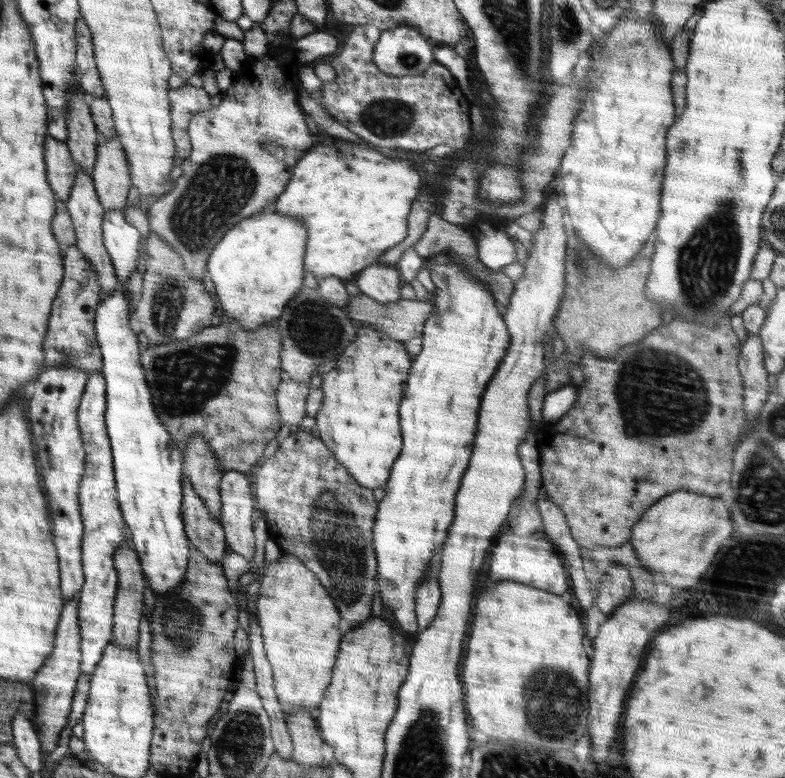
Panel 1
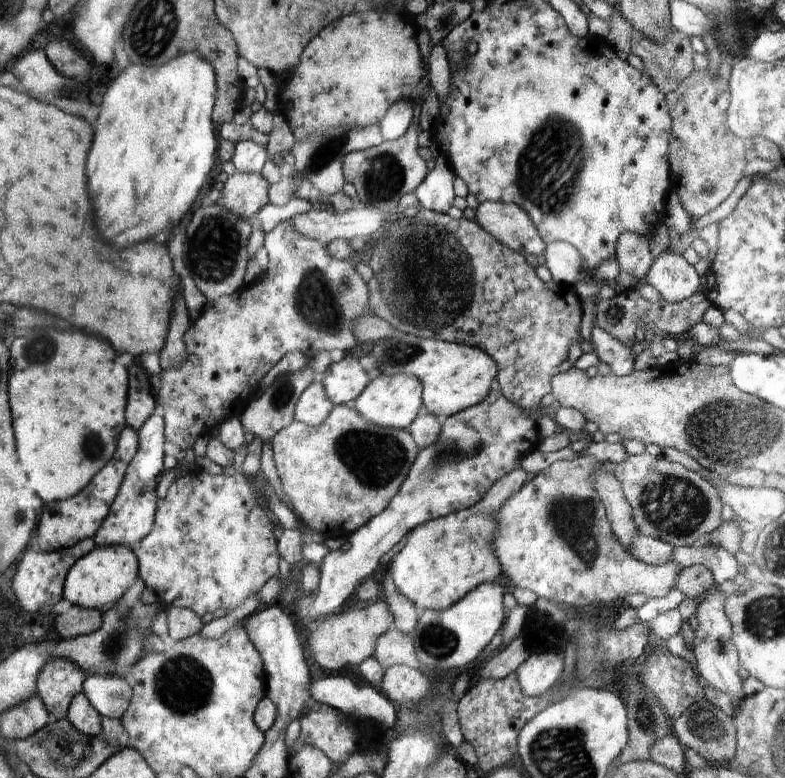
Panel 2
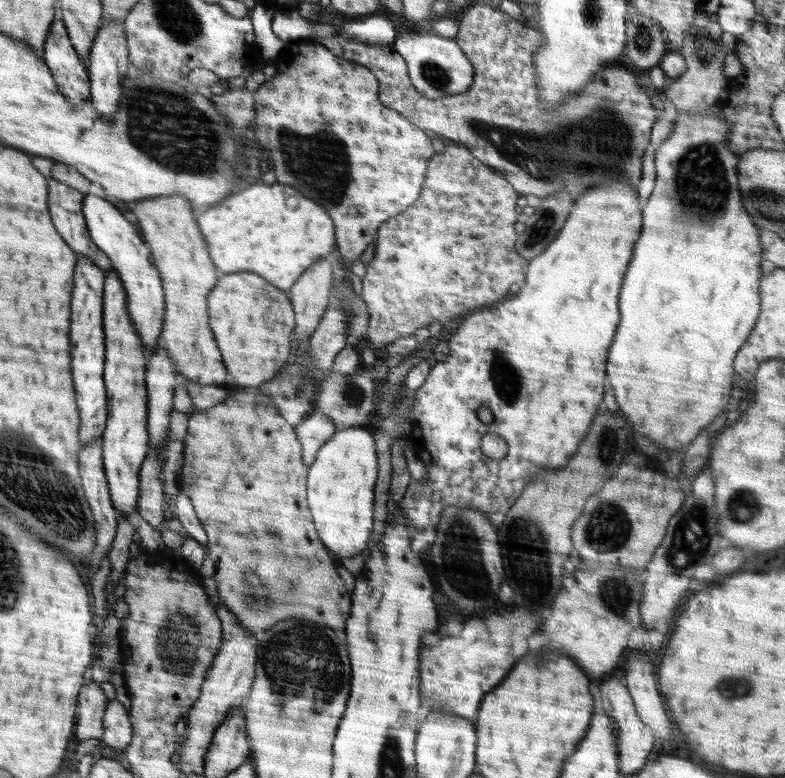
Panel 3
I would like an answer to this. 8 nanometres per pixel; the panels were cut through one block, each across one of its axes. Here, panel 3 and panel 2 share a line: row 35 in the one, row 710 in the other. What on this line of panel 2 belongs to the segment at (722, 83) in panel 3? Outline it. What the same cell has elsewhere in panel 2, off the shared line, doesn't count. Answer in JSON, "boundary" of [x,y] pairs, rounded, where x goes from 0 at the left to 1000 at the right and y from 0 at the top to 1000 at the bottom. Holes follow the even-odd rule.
{"boundary":[[[897,900],[884,902],[857,931],[856,942],[870,961],[883,961],[901,979],[930,979],[939,969],[939,936],[936,923],[925,919],[916,909]]]}

